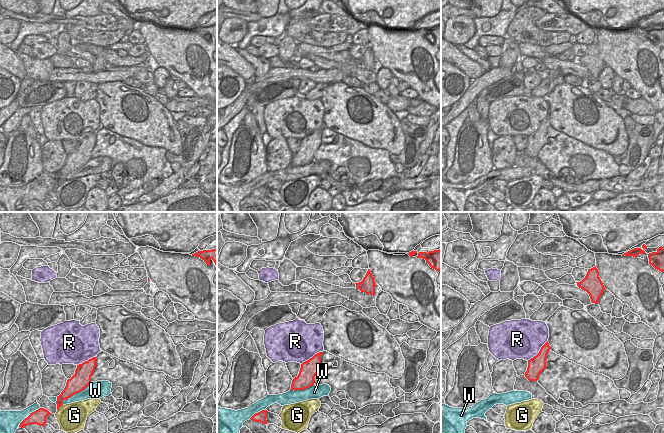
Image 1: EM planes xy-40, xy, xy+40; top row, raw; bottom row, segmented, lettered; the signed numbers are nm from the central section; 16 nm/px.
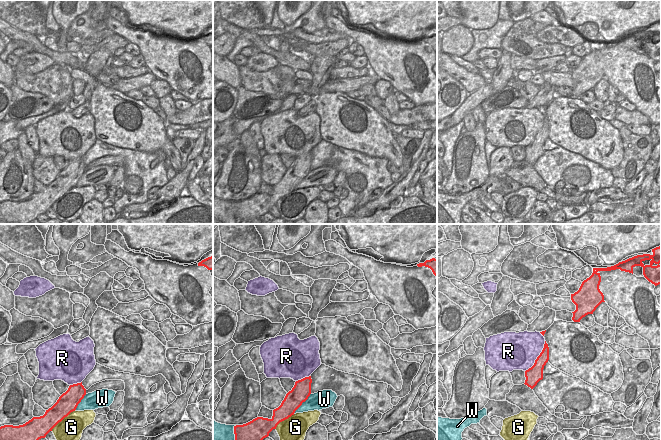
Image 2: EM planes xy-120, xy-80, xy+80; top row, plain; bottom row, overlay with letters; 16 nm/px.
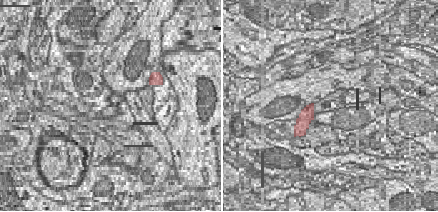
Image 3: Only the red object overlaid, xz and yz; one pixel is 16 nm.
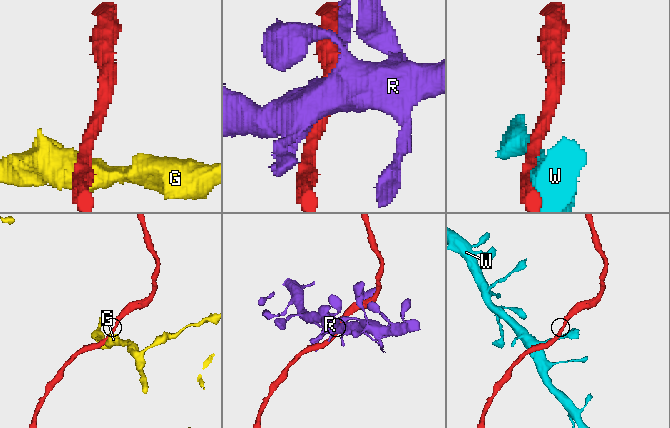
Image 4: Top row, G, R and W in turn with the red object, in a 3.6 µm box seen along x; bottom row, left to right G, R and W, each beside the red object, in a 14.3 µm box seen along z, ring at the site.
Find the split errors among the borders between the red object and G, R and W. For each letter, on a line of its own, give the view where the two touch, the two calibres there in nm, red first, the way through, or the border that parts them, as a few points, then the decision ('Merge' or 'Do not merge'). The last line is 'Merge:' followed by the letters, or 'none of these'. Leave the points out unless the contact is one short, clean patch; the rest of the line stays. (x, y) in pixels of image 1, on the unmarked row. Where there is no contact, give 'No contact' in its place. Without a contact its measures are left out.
G: Touches red in xy-40. Thickness 160 nm (red) against 440 nm. Do not merge
R: Touches red in xy+40. Thickness 280 nm (red) against 480 nm. Do not merge
W: Touches red in xy-40. Thickness 300 nm (red) against 220 nm. Do not merge
Merge: none of these

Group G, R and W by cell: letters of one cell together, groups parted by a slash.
G / R / W

